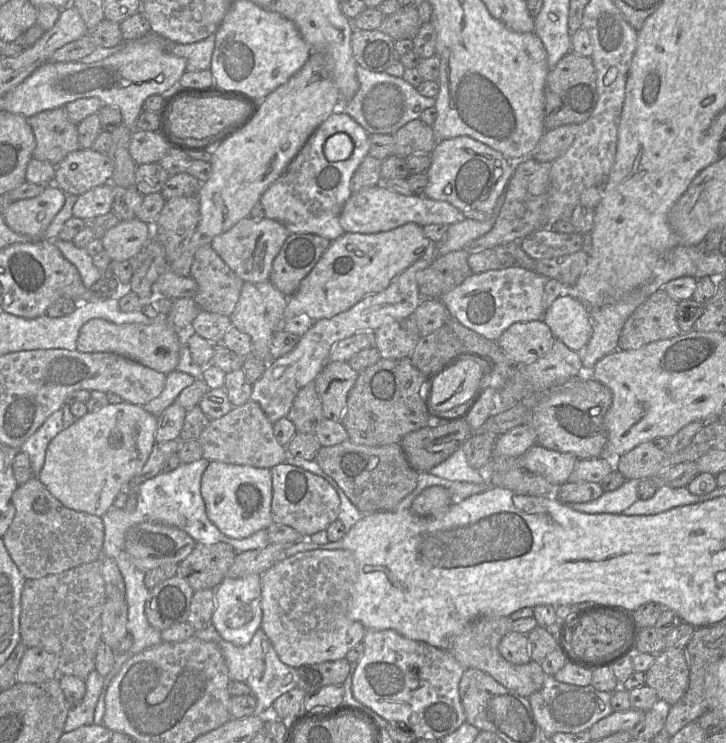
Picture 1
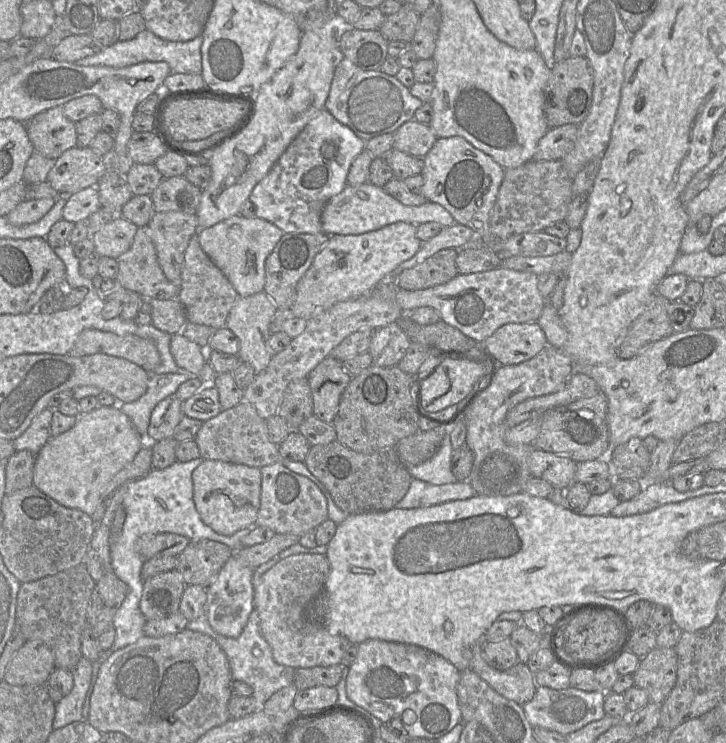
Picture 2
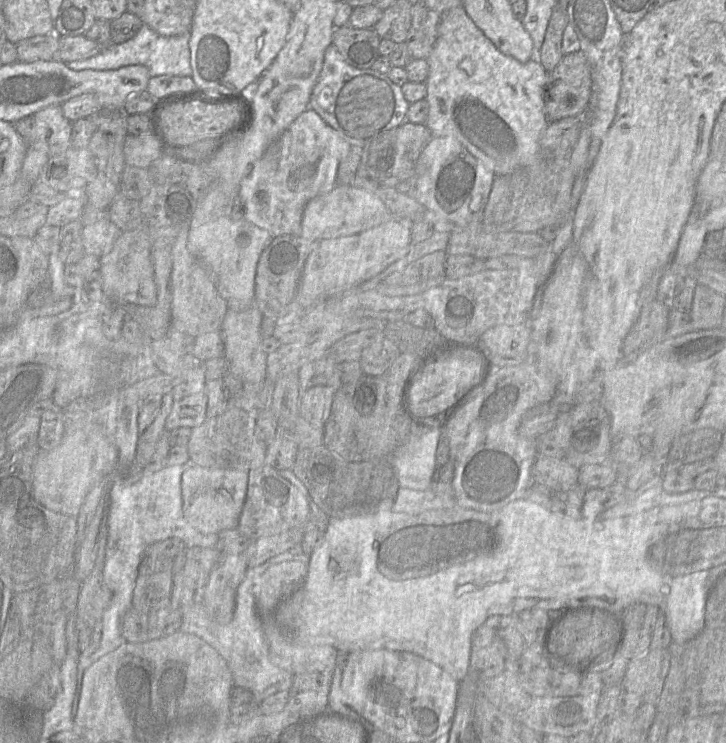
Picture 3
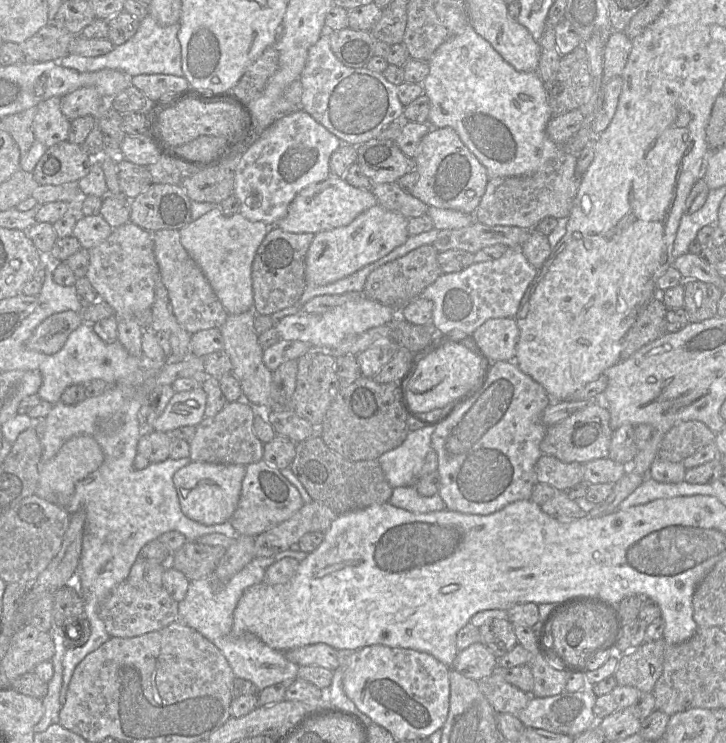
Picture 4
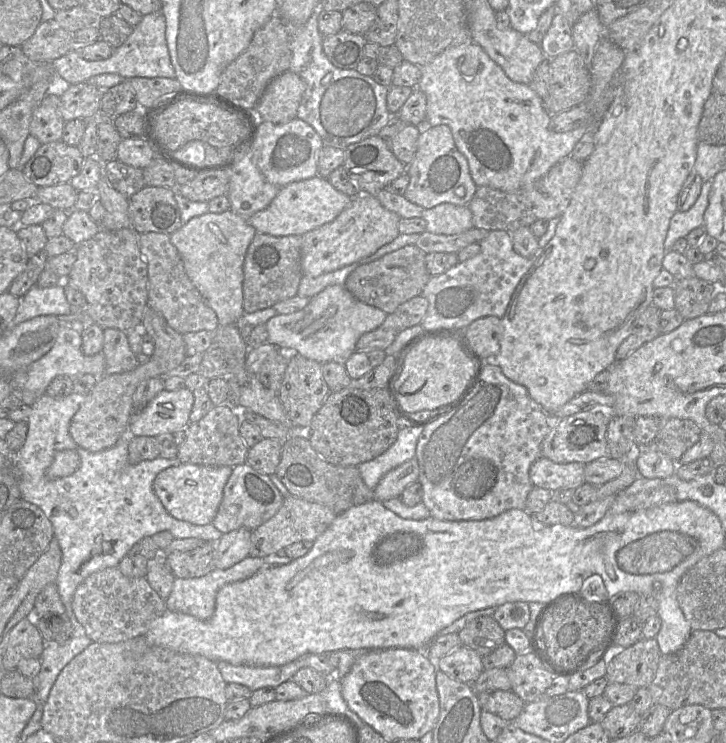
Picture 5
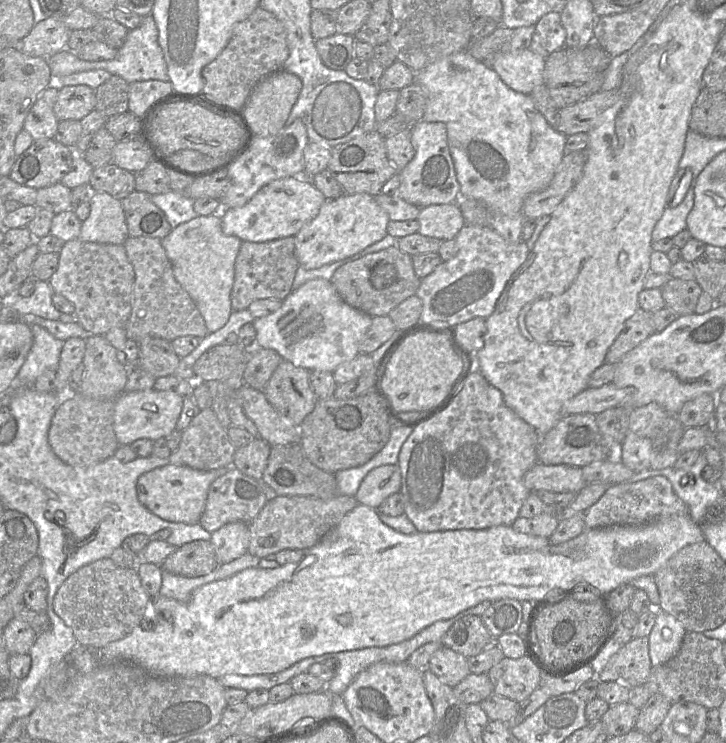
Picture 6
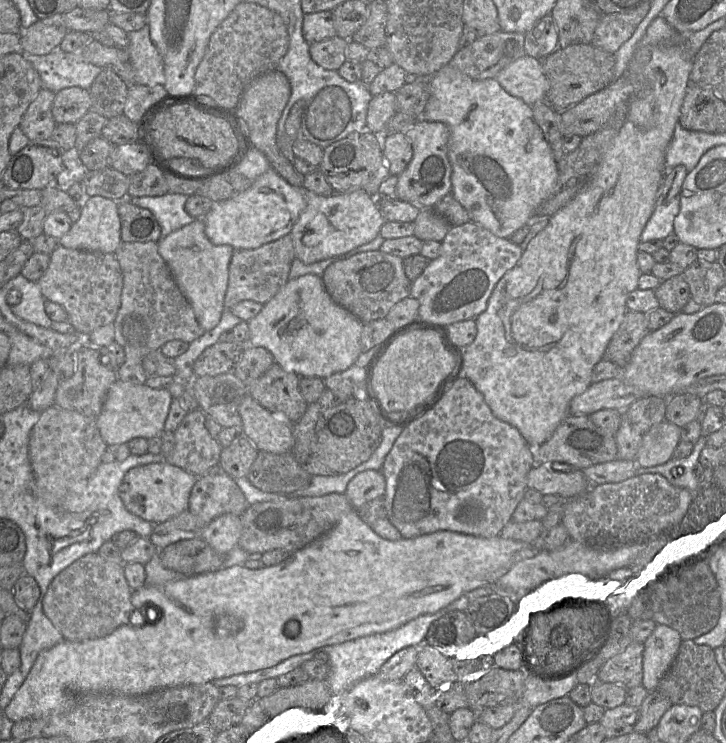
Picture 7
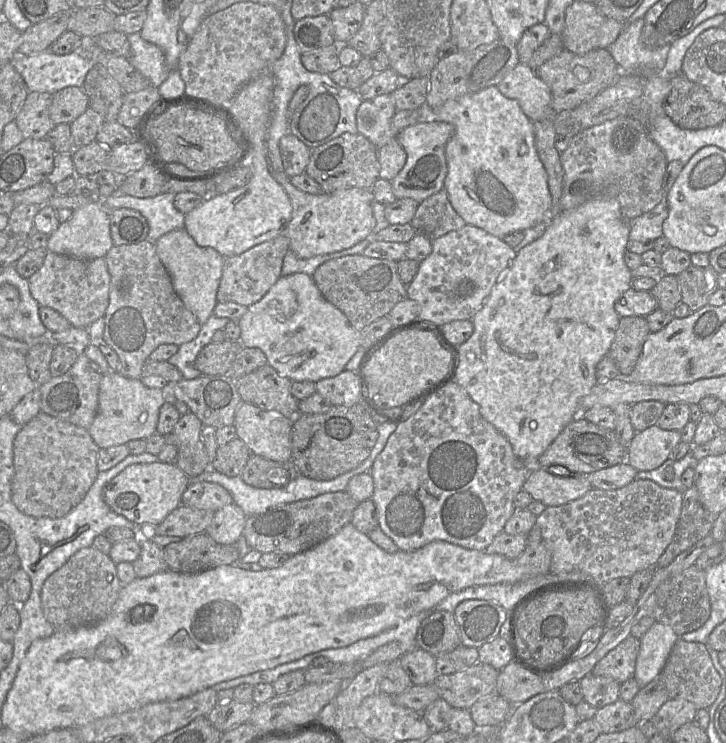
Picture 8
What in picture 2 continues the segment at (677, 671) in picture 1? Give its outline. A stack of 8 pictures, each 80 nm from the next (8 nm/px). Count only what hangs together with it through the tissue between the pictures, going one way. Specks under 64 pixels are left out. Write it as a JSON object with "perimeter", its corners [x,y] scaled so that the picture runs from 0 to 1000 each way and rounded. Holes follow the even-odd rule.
{"perimeter":[[[902,871],[882,886],[871,911],[873,923],[887,927],[895,943],[912,948],[933,914],[933,880],[928,871]]]}

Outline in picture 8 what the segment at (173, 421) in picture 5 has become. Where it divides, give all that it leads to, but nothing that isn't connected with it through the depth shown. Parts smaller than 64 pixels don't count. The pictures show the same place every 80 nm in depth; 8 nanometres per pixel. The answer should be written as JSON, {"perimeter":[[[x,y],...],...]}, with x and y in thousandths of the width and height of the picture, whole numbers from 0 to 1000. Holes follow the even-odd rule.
{"perimeter":[[[163,501],[142,505],[135,538],[135,553],[121,581],[138,604],[204,591],[215,583],[219,553],[229,542],[222,524],[204,522],[193,511],[174,509]]]}

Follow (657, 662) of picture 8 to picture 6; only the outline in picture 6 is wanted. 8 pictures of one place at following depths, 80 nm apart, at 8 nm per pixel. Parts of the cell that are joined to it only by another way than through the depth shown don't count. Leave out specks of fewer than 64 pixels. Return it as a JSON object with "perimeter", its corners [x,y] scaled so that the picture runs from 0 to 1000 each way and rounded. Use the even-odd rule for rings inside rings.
{"perimeter":[[[905,822],[904,837],[893,856],[898,899],[917,892],[934,879],[945,851],[928,829]]]}

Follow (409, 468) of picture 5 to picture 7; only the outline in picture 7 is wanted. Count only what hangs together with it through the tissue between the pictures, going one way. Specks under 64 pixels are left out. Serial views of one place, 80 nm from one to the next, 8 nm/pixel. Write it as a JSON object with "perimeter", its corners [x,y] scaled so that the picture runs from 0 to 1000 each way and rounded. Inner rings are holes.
{"perimeter":[[[504,633],[485,643],[474,665],[489,686],[528,668],[530,643],[525,634]]]}

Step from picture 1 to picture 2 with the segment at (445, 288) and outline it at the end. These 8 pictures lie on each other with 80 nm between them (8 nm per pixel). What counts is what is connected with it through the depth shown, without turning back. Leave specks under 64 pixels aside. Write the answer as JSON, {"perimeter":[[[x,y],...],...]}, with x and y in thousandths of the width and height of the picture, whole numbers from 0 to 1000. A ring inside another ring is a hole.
{"perimeter":[[[614,334],[584,353],[555,363],[543,384],[555,390],[573,392],[612,382],[629,371],[628,347],[634,335]]]}

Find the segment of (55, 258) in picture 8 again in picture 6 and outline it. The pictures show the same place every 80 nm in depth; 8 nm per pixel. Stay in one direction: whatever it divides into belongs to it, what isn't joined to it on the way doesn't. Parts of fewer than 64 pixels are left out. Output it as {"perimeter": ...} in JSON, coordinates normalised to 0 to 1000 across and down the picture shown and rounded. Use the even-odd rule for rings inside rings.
{"perimeter":[[[109,322],[90,326],[81,341],[79,363],[66,380],[74,396],[85,397],[101,409],[106,435],[127,451],[143,451],[154,441],[169,441],[179,427],[186,367],[169,328]]]}

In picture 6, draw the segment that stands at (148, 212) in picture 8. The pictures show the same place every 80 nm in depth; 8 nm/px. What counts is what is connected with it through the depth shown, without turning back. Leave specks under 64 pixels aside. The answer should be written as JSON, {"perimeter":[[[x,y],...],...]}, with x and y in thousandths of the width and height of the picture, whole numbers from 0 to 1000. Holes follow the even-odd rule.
{"perimeter":[[[234,256],[225,261],[209,262],[208,269],[226,285],[238,308],[273,291],[266,280],[269,268],[263,268],[251,258]]]}

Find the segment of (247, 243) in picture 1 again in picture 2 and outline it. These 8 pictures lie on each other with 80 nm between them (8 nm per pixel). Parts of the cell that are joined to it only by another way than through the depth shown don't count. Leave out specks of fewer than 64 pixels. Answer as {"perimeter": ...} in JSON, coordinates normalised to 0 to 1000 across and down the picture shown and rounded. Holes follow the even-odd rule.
{"perimeter":[[[315,292],[273,314],[278,336],[306,365],[329,400],[354,396],[365,384],[365,353],[391,312],[360,293]]]}

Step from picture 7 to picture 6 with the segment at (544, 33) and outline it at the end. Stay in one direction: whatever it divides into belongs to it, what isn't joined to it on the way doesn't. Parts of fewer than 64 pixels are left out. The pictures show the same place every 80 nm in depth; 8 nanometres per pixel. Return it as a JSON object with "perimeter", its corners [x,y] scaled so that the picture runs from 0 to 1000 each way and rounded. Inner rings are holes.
{"perimeter":[[[760,15],[738,31],[729,66],[749,78],[778,63],[780,40],[769,15]]]}

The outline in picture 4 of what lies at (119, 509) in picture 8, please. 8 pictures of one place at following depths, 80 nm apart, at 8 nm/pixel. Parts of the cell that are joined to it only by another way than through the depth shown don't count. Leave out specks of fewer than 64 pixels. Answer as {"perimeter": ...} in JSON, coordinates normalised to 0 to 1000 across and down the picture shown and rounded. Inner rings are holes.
{"perimeter":[[[266,622],[248,630],[238,641],[252,692],[280,707],[315,703],[324,689],[340,626]]]}

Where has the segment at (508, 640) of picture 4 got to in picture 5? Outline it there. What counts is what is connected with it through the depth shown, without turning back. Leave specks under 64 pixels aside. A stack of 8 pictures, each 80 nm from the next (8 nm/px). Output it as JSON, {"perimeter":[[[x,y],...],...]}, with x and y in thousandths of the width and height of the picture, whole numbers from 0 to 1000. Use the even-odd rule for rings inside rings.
{"perimeter":[[[678,829],[658,830],[645,837],[631,856],[635,869],[647,872],[663,883],[674,882],[696,867],[696,849]]]}

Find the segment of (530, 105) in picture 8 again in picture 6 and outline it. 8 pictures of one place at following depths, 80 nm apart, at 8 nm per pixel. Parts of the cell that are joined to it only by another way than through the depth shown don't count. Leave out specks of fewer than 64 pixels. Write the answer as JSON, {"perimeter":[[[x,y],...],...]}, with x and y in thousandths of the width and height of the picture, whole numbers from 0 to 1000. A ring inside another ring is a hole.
{"perimeter":[[[726,65],[689,74],[678,92],[702,120],[730,128],[737,117],[751,112],[751,81]]]}

